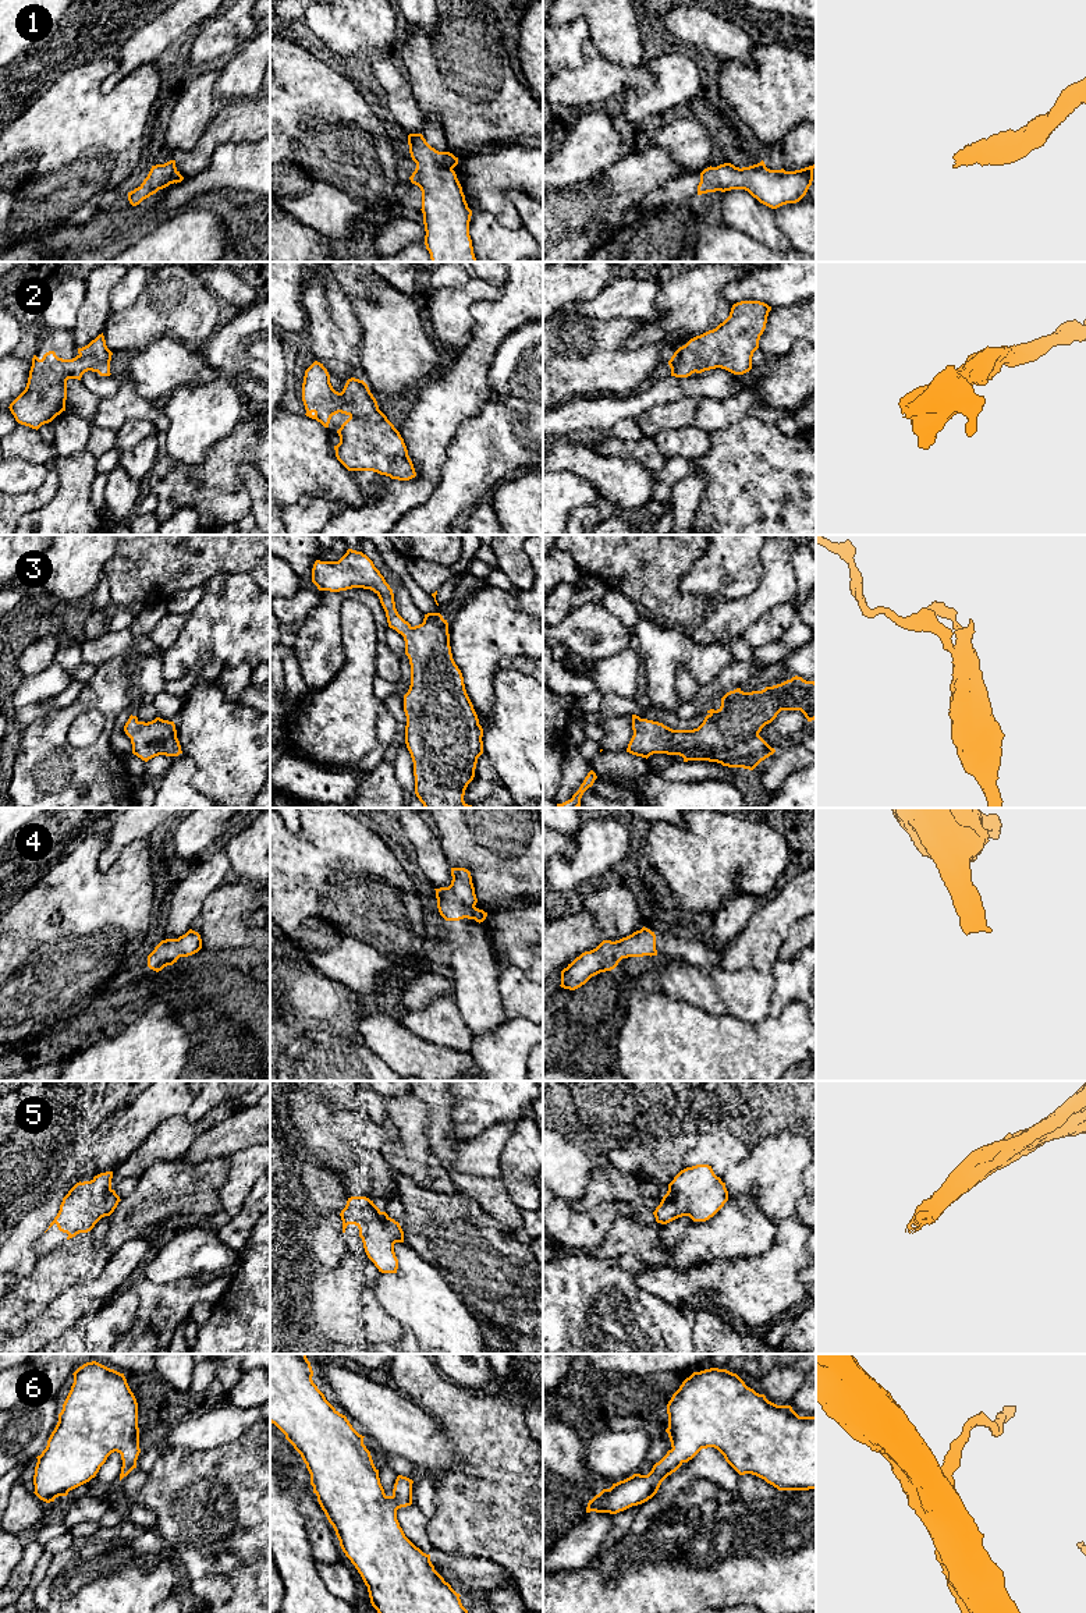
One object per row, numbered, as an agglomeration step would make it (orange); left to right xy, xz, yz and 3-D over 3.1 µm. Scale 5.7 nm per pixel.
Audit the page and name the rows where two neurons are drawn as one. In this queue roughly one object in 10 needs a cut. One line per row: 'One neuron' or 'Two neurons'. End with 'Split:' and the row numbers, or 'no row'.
1: One neuron
2: One neuron
3: One neuron
4: One neuron
5: One neuron
6: One neuron
Split: no row

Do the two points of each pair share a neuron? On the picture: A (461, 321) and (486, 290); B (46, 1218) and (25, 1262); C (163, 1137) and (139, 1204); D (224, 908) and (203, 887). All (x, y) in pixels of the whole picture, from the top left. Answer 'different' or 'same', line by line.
A: same
B: same
C: different
D: different

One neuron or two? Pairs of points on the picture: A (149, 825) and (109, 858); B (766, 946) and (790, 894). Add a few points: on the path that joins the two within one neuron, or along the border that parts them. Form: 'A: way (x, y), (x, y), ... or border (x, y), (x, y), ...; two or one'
A: way (138, 825), (114, 847); one
B: way (766, 933), (769, 925), (785, 907); one

